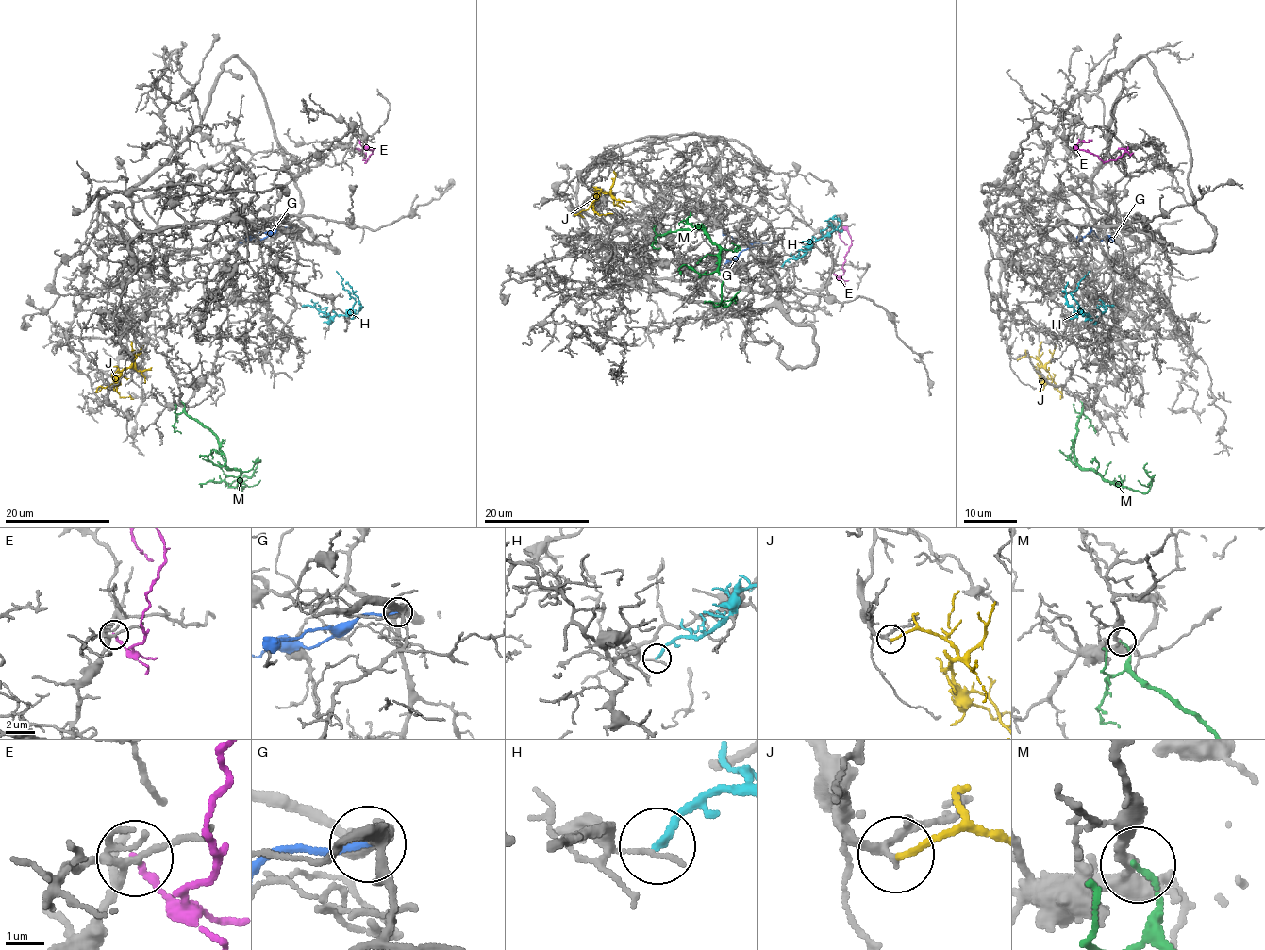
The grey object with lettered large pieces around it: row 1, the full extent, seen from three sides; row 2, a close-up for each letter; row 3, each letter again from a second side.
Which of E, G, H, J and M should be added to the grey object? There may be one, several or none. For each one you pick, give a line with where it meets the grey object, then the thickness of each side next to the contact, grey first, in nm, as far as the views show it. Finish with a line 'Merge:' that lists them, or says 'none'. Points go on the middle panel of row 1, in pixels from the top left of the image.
J: Touches grey at (613, 170). Thickness 160 nm (grey) against 140 nm
Merge: J

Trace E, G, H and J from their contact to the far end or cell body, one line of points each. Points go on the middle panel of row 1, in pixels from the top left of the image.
E: (833, 272), (838, 278), (843, 274), (844, 256), (850, 248), (851, 239), (842, 229), (840, 238), (847, 244)
G: (772, 242), (755, 242), (721, 269), (715, 264)
H: (781, 267), (790, 258), (798, 258), (813, 241), (834, 228), (830, 224), (821, 232), (823, 235), (816, 242)
J: (613, 170), (610, 194), (600, 192), (593, 203), (593, 209), (599, 215), (612, 214)

